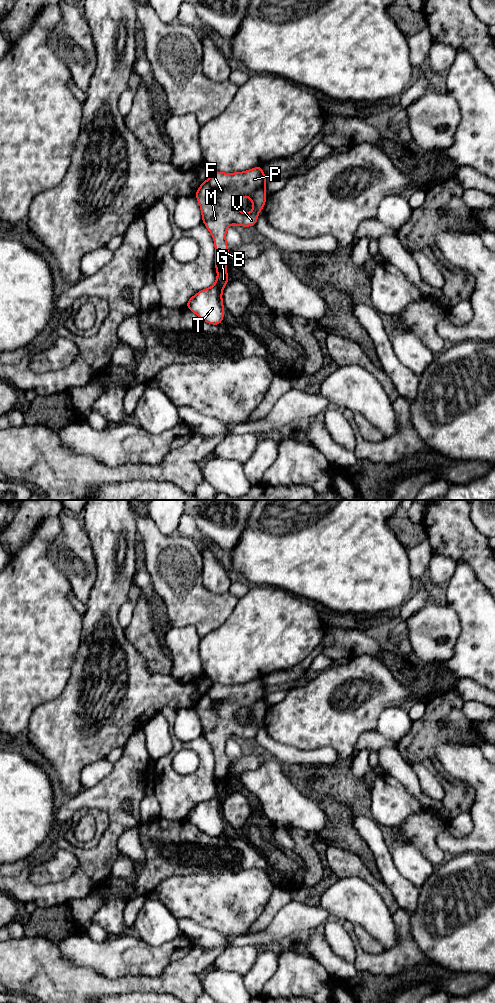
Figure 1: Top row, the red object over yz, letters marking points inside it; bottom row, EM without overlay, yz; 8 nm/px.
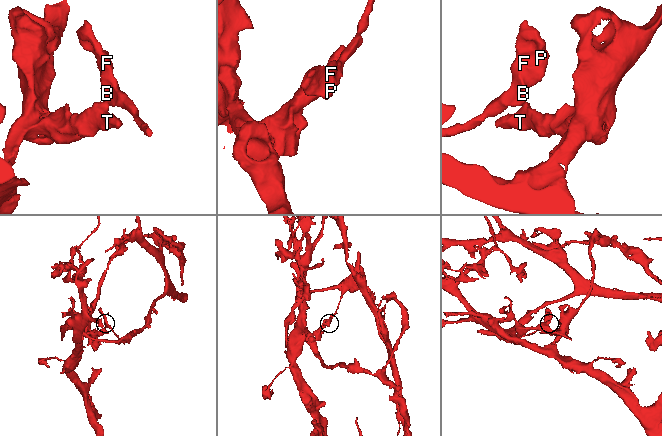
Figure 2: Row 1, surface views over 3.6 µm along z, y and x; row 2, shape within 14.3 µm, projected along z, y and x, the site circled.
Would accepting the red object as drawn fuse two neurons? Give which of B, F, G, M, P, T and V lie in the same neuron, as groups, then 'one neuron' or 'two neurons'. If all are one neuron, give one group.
groups B F M P V / G T; two neurons

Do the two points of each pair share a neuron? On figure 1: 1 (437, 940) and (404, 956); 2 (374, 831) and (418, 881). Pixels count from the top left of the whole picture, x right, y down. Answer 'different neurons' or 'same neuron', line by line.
1: different neurons
2: different neurons

